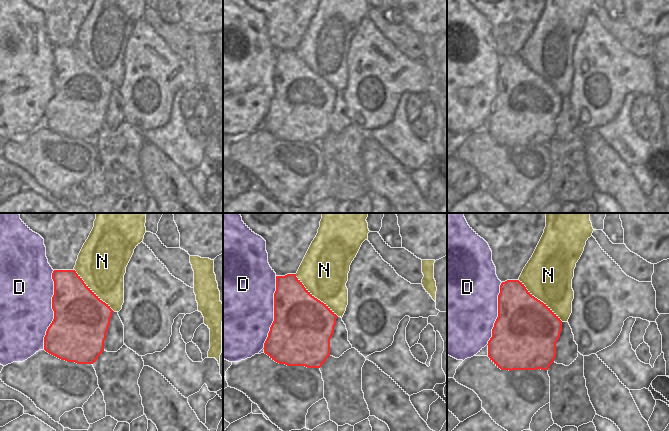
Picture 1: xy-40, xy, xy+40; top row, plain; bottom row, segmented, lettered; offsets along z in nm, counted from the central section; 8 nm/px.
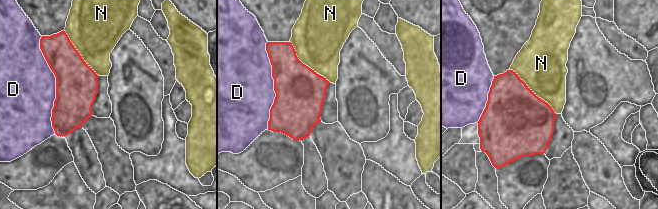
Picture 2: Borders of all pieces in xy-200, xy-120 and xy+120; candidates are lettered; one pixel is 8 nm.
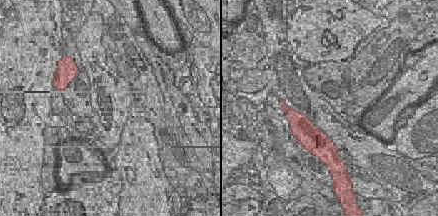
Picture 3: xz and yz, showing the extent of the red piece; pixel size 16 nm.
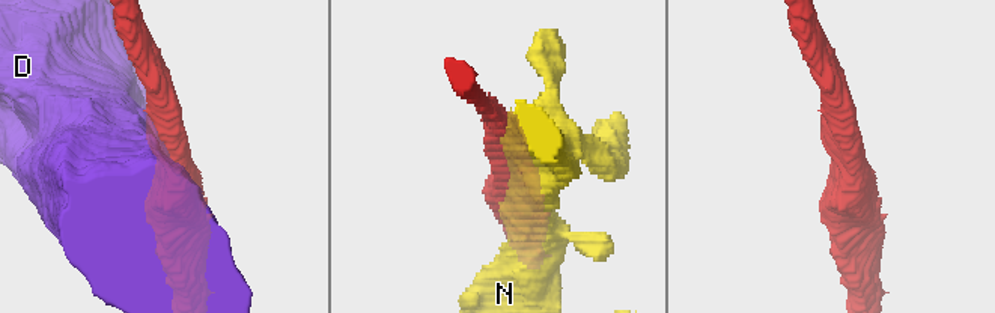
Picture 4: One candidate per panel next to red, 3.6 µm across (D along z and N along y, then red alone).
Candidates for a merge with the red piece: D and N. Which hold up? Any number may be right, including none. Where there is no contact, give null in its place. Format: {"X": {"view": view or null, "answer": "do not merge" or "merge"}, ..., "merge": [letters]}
{"D": {"view": "xy-40", "answer": "do not merge"}, "N": {"view": "xy+40", "answer": "do not merge"}, "merge": []}

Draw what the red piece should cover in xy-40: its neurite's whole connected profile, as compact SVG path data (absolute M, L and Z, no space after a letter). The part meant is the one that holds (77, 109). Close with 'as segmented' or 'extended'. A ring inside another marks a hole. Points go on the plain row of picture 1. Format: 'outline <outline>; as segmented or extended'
outline M54 46L54 95L44 113L44 126L67 138L93 140L104 127L104 117L114 88L82 56L75 46Z; as segmented

